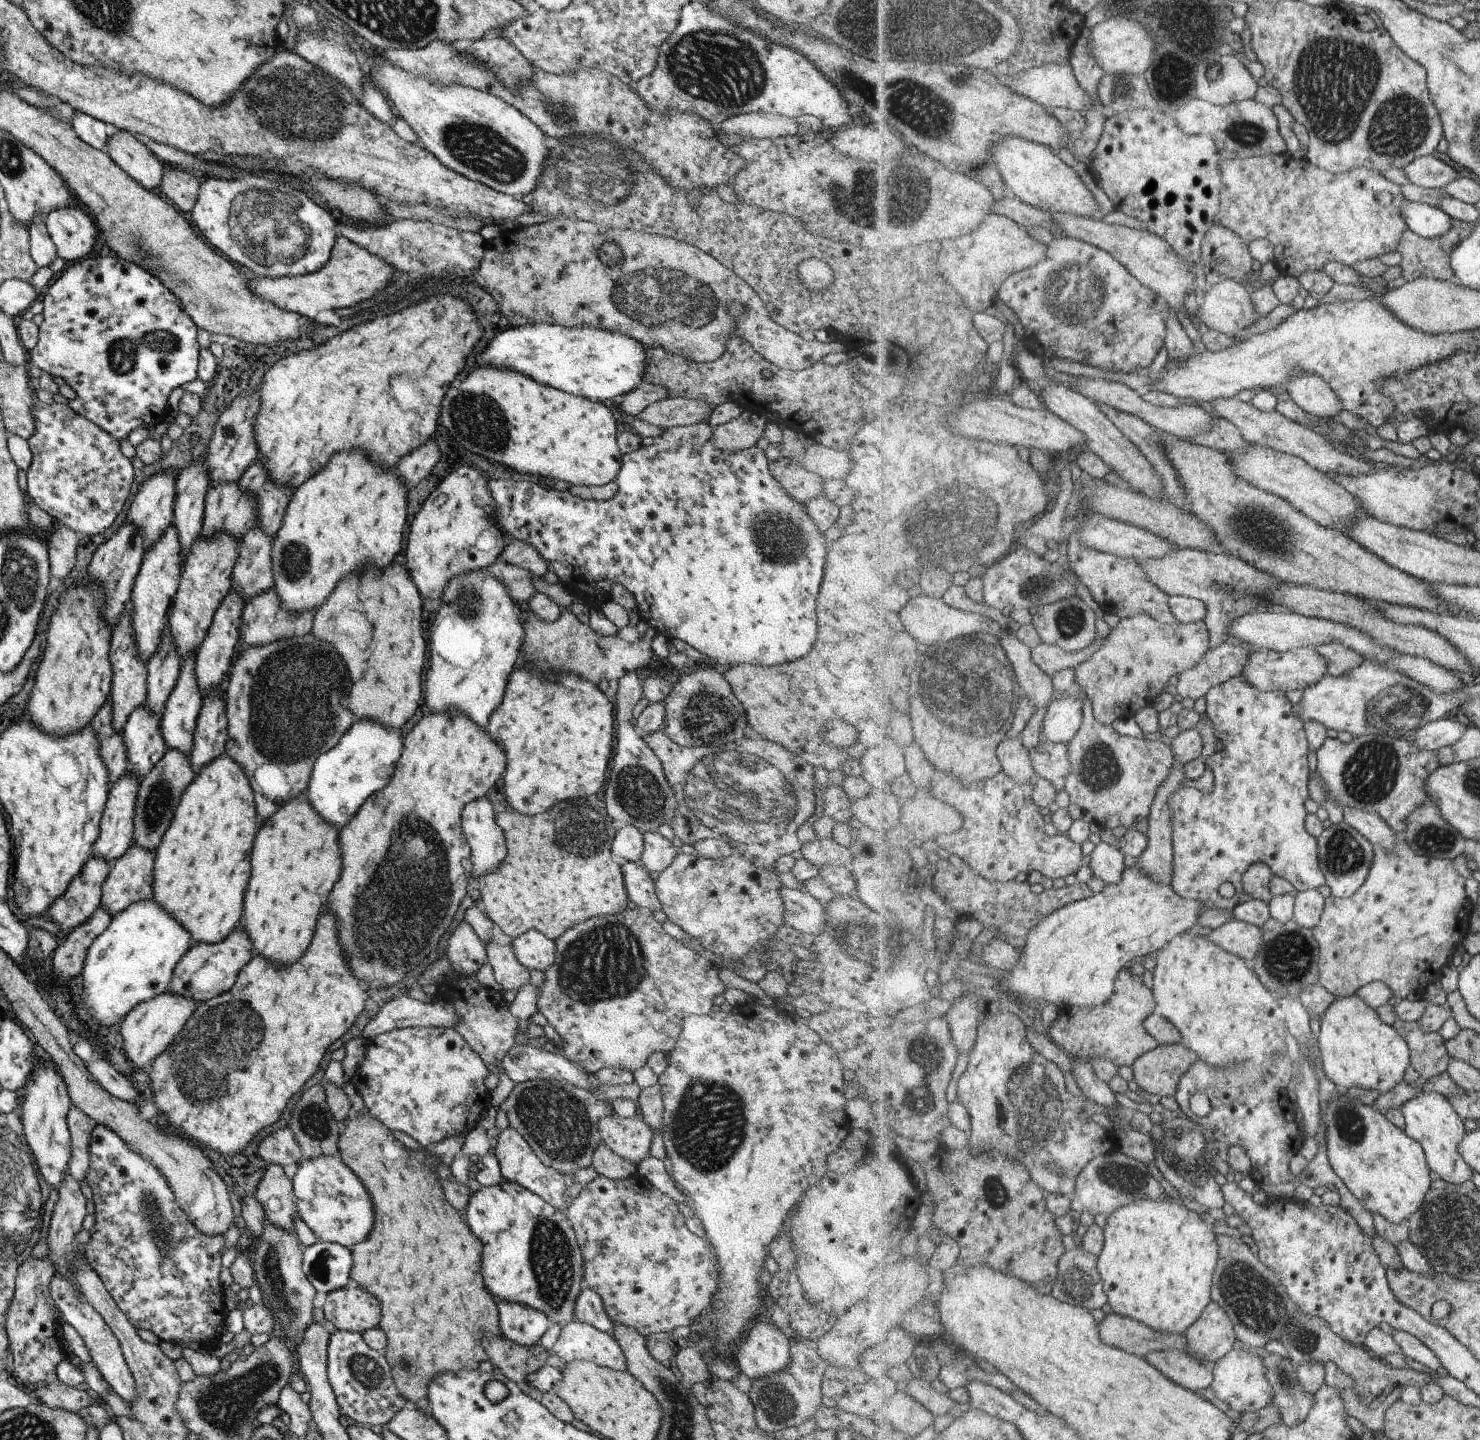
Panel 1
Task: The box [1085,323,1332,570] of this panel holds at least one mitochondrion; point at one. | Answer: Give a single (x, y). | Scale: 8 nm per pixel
(1270, 535)

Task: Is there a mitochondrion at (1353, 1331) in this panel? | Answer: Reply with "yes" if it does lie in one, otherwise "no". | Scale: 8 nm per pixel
no

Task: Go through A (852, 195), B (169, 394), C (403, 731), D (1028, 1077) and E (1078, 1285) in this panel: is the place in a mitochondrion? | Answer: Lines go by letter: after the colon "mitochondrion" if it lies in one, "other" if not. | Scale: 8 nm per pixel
A: mitochondrion
B: other
C: other
D: mitochondrion
E: mitochondrion

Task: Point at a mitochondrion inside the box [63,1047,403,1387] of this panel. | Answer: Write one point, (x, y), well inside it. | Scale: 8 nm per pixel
(155, 1226)

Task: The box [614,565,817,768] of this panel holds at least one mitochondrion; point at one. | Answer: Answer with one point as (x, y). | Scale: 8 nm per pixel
(705, 716)

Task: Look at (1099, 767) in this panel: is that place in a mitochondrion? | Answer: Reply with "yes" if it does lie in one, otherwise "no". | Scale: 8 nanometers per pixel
yes

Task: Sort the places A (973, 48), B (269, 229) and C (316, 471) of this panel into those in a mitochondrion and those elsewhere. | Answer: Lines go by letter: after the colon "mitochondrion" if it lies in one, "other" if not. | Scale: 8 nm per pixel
A: mitochondrion
B: mitochondrion
C: other

